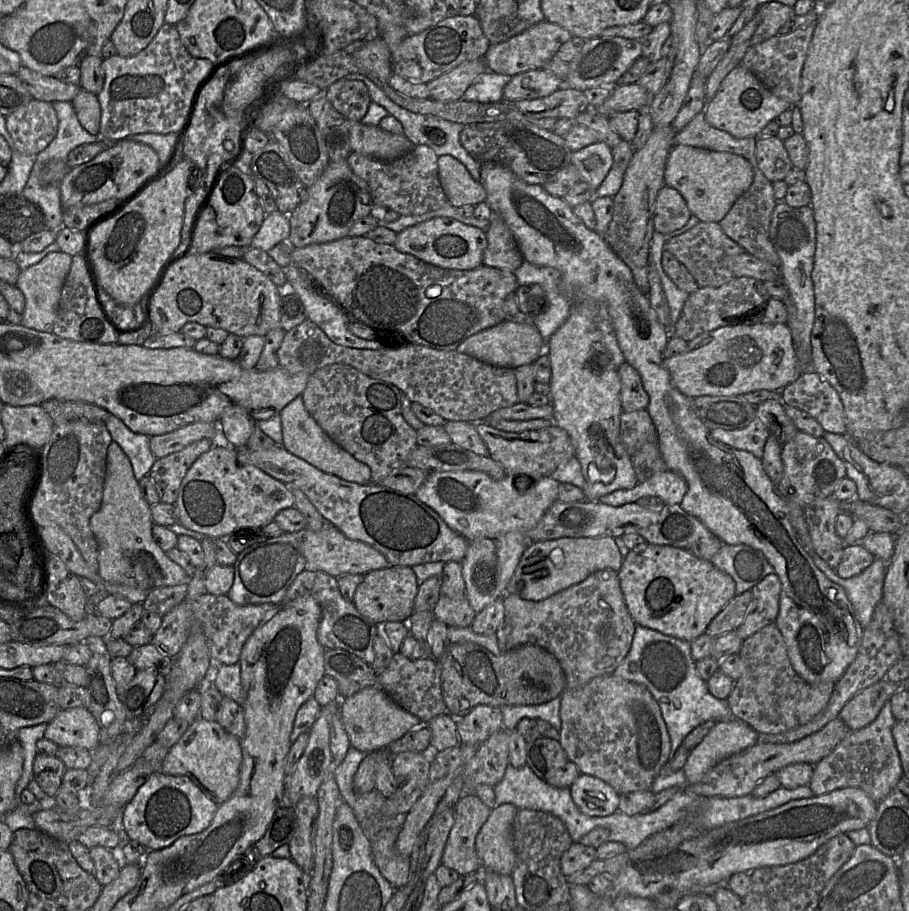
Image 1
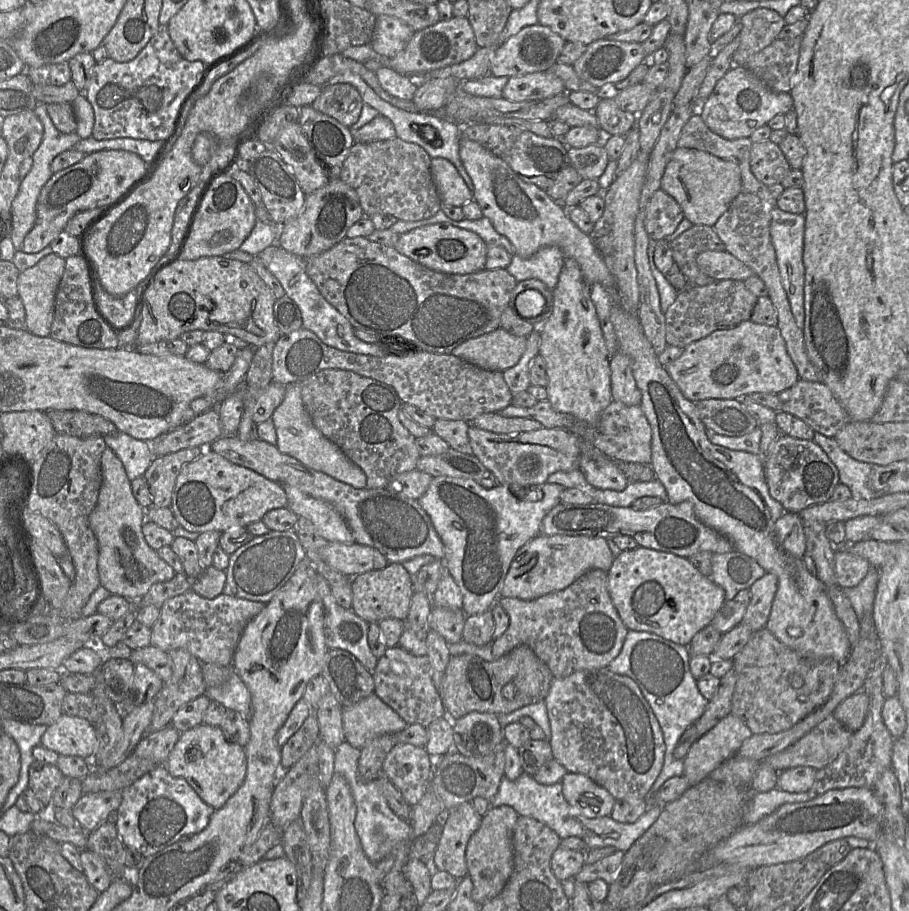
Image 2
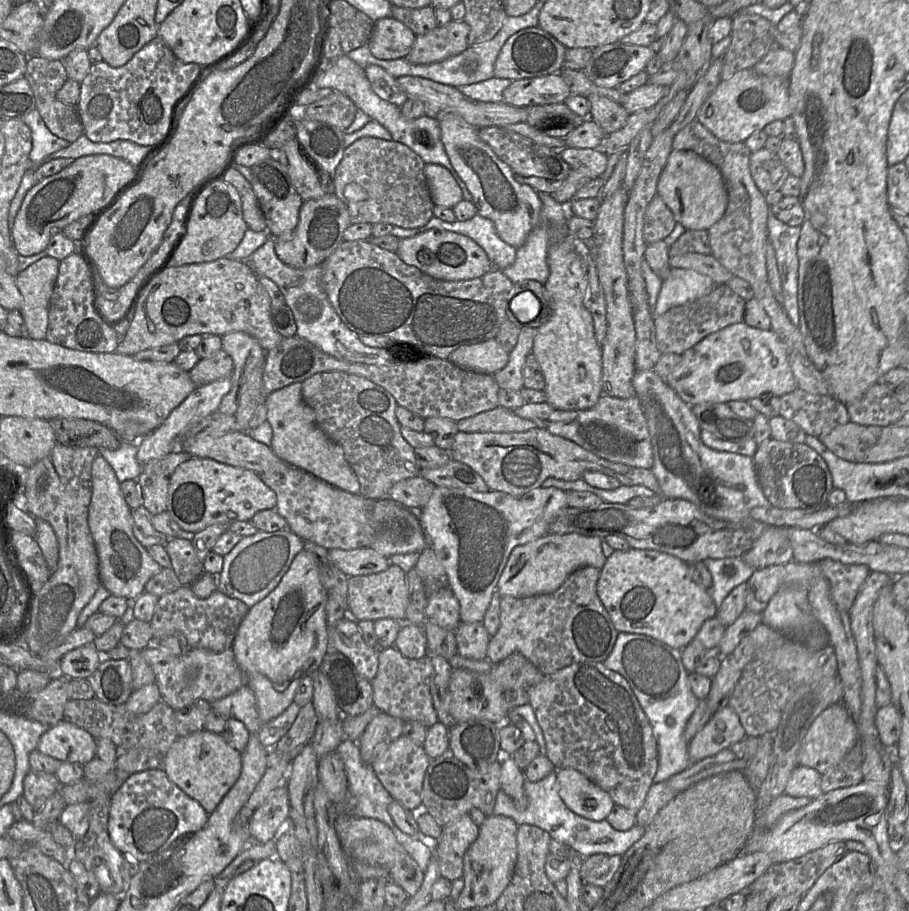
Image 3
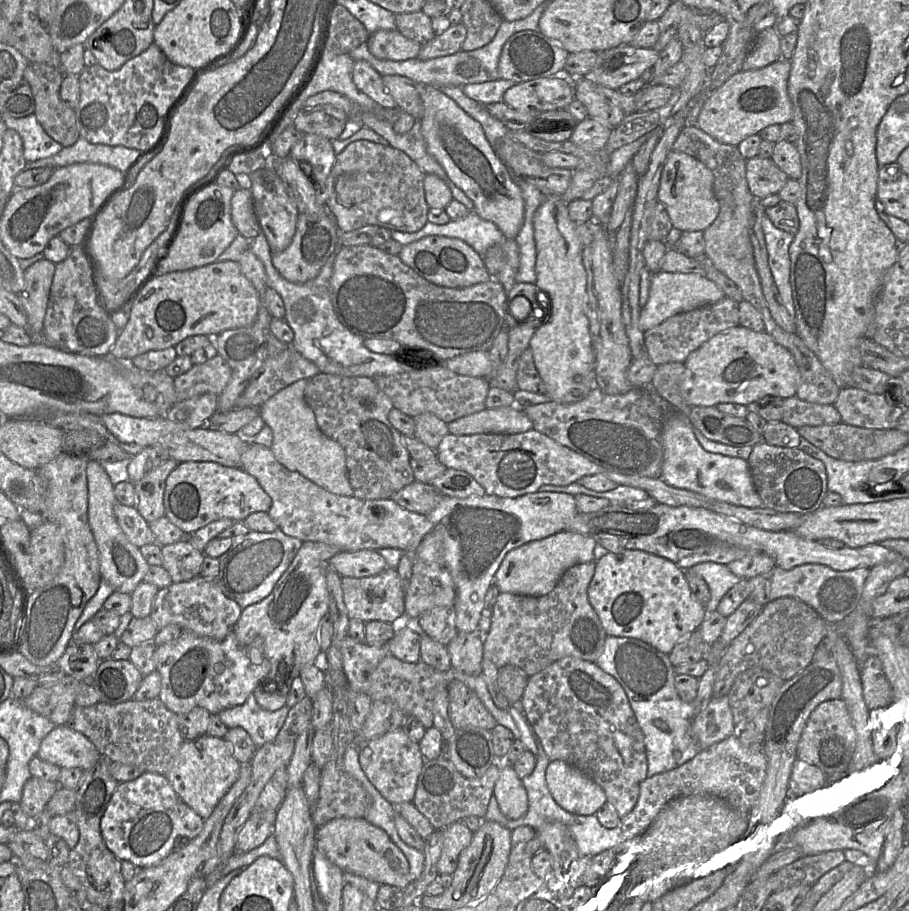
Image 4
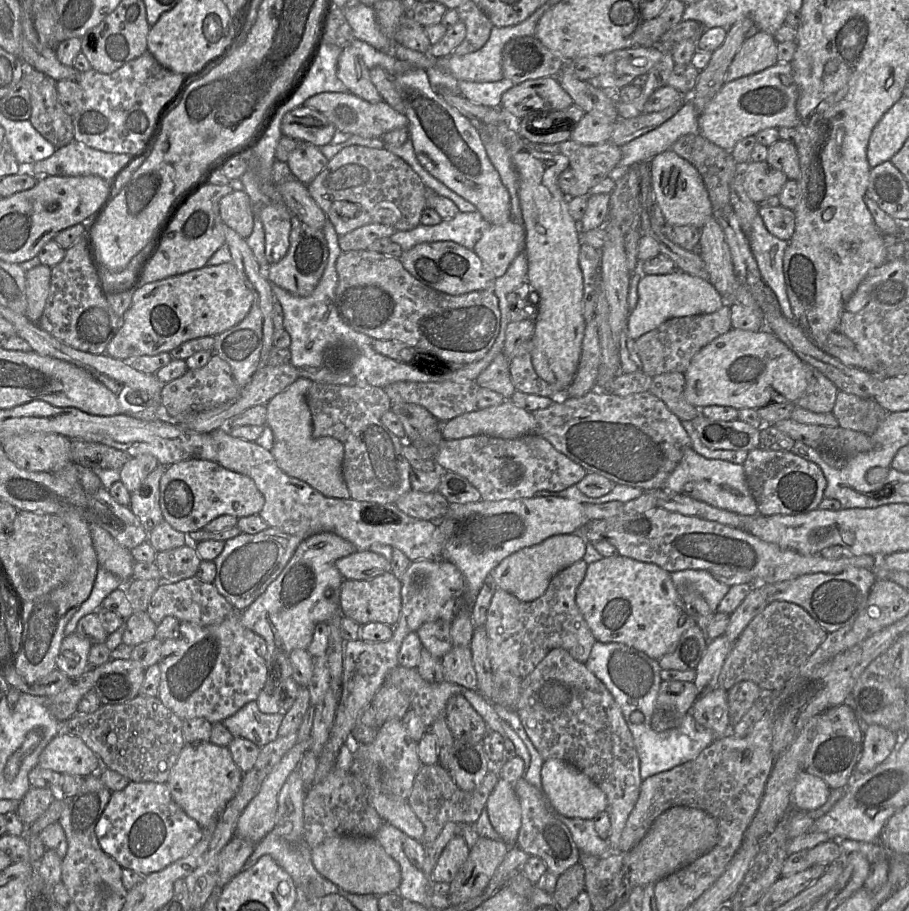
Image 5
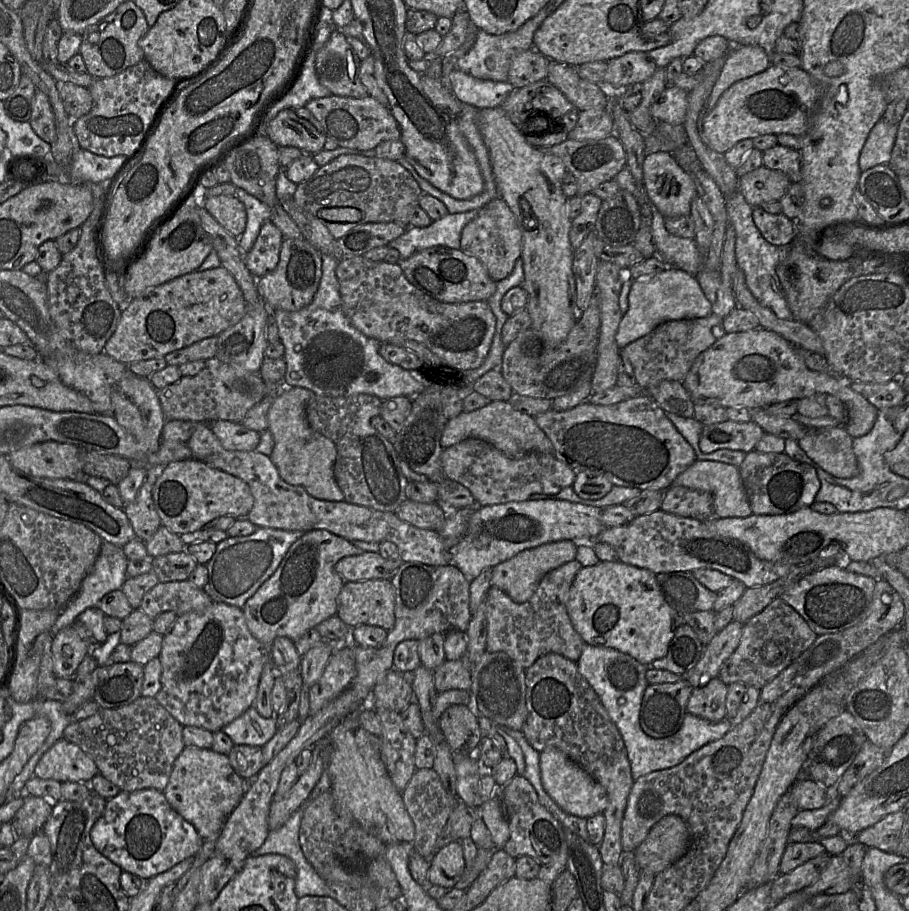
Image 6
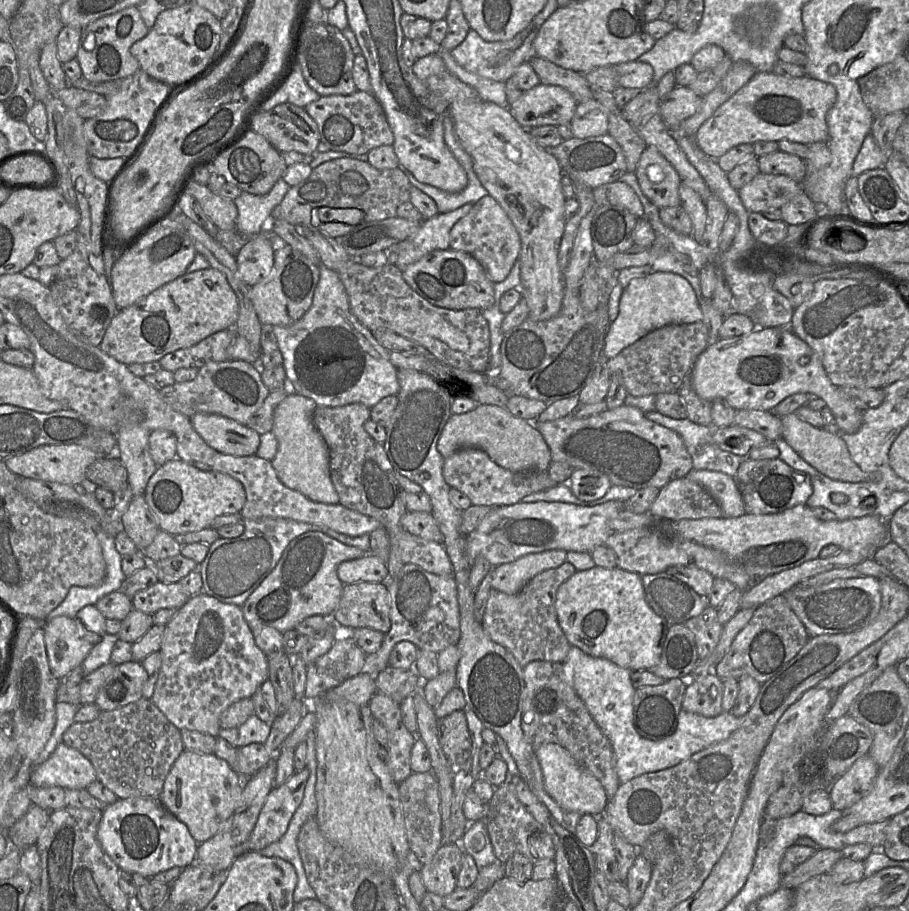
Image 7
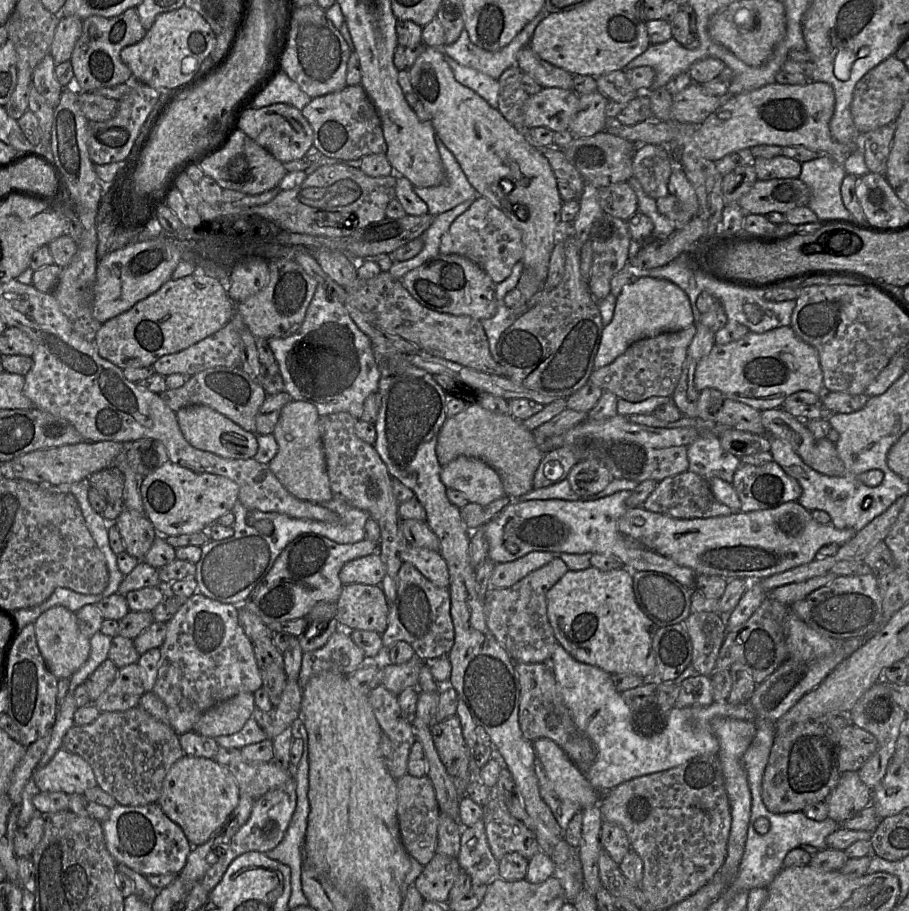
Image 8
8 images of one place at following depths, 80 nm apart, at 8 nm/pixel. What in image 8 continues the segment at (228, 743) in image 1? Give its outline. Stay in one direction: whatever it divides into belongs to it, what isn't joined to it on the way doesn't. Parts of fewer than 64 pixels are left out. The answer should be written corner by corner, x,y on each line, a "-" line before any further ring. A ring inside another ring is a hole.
183,755
164,778
157,801
166,816
181,827
192,848
205,843
239,803
238,784
232,773
215,761

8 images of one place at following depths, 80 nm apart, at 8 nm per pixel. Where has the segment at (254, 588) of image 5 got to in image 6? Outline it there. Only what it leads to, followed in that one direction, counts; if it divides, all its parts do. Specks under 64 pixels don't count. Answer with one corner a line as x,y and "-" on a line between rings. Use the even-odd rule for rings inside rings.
257,527
248,536
228,537
217,543
215,553
205,564
208,580
205,592
213,601
243,608
246,601
277,570
291,545
306,532

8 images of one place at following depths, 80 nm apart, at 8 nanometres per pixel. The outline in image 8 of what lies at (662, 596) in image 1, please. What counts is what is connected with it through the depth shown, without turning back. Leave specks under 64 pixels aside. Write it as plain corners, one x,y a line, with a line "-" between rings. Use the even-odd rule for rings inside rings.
589,567
580,571
569,570
564,576
547,592
547,615
553,628
555,637
559,643
577,661
593,665
603,669
610,674
632,674
643,677
646,680
655,678
656,658
652,648
653,637
662,627
656,625
639,608
633,591
633,572
629,569
615,569
602,571
596,567

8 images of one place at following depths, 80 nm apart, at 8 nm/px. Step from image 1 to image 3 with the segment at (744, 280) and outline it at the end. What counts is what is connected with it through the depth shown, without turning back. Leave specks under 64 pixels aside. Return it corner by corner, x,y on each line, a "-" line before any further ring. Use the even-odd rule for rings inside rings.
717,284
707,295
676,306
655,317
657,348
661,354
682,355
706,336
743,321
746,301
726,284

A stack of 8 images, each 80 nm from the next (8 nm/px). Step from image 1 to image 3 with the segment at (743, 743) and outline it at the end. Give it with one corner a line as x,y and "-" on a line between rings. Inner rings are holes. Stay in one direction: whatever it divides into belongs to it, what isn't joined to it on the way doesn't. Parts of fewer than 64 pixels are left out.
727,705
713,714
688,744
692,763
715,756
745,738
746,732
736,712

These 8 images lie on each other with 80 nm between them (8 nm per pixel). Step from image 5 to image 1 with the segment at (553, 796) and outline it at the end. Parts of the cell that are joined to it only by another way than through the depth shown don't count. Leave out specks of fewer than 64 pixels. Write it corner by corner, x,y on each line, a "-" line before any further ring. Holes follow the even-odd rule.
581,773
569,790
574,803
588,816
603,817
618,812
620,795
597,777

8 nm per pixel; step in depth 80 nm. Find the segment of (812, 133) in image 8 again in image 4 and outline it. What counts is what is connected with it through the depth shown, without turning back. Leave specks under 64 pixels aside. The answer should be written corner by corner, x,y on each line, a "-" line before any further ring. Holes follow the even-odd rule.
779,59
760,69
737,72
706,95
696,125
718,142
738,146
742,140
769,125
792,121
792,103
788,94
790,70
790,61

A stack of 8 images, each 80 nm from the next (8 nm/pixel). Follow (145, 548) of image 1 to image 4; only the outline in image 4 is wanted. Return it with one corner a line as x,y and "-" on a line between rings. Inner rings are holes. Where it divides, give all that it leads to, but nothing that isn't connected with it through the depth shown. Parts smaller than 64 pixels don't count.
90,460
86,468
86,475
88,521
98,549
101,578
110,584
115,592
131,594
143,581
150,565
141,554
140,549
129,542
116,520
113,509
119,502
114,494
114,485
101,463

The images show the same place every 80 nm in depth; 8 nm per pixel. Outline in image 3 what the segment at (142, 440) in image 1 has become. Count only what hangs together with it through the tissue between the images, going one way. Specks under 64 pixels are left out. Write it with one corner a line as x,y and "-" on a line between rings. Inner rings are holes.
122,441
116,450
98,448
99,455
103,456
112,466
120,483
127,480
136,480
142,473
143,466
137,460
139,450
138,441

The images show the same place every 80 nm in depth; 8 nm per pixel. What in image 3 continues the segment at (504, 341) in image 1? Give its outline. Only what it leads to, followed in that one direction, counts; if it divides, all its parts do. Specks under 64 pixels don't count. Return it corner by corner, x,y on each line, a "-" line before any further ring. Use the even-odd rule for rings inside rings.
493,338
481,343
462,346
452,352
448,360
469,371
494,375
507,365
509,352
496,338

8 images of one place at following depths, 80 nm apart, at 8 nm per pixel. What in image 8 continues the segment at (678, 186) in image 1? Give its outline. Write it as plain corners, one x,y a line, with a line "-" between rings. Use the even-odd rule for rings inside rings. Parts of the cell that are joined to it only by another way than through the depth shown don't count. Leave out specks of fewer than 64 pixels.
637,145
632,157
632,175
644,192
655,200
669,194
667,185
673,167
669,155
660,145

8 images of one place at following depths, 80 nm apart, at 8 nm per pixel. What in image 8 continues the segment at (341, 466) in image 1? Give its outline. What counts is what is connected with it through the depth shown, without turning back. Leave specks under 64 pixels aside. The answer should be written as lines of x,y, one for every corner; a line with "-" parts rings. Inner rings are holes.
292,400
281,409
273,435
278,451
268,463
269,469
294,497
317,504
335,499
326,470
325,453
316,407
308,402

